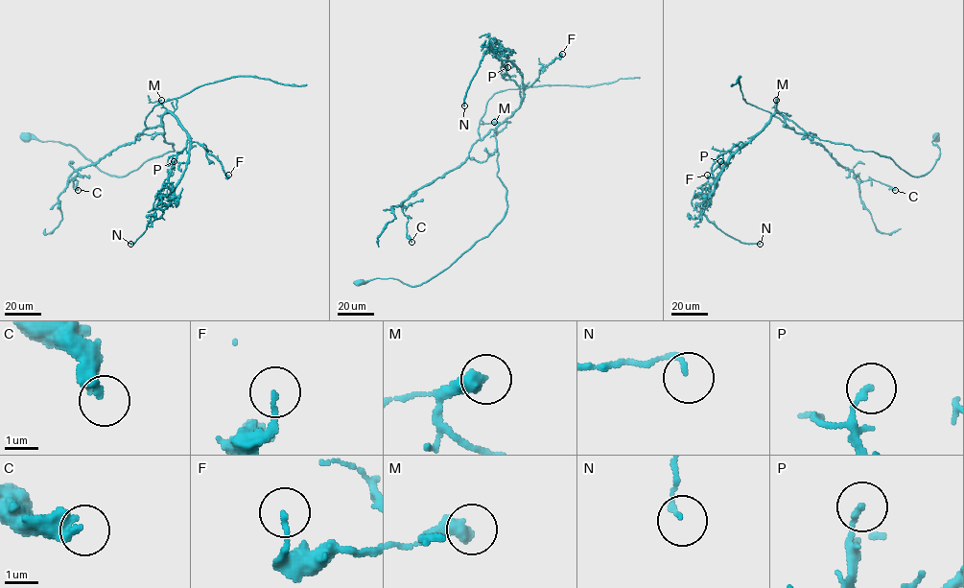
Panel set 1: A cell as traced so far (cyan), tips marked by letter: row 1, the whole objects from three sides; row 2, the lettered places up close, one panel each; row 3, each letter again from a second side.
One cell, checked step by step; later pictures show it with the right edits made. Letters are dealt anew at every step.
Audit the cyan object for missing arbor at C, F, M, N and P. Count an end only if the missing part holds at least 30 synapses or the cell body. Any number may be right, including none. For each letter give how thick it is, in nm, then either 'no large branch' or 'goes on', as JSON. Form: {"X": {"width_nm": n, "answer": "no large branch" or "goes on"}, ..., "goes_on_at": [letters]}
{"C": {"width_nm": 360, "answer": "no large branch"}, "F": {"width_nm": 140, "answer": "no large branch"}, "M": {"width_nm": 480, "answer": "no large branch"}, "N": {"width_nm": 150, "answer": "no large branch"}, "P": {"width_nm": 180, "answer": "no large branch"}, "goes_on_at": []}

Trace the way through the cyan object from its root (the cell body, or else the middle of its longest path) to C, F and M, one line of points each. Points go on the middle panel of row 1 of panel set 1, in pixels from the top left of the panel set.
C: (360, 281), (419, 285), (489, 234), (507, 208), (495, 129), (458, 167), (402, 201), (411, 242)
F: (360, 281), (419, 285), (489, 234), (507, 208), (495, 129), (562, 54)
M: (360, 281), (426, 282), (503, 219), (506, 190), (497, 176), (495, 133), (500, 123), (494, 122)

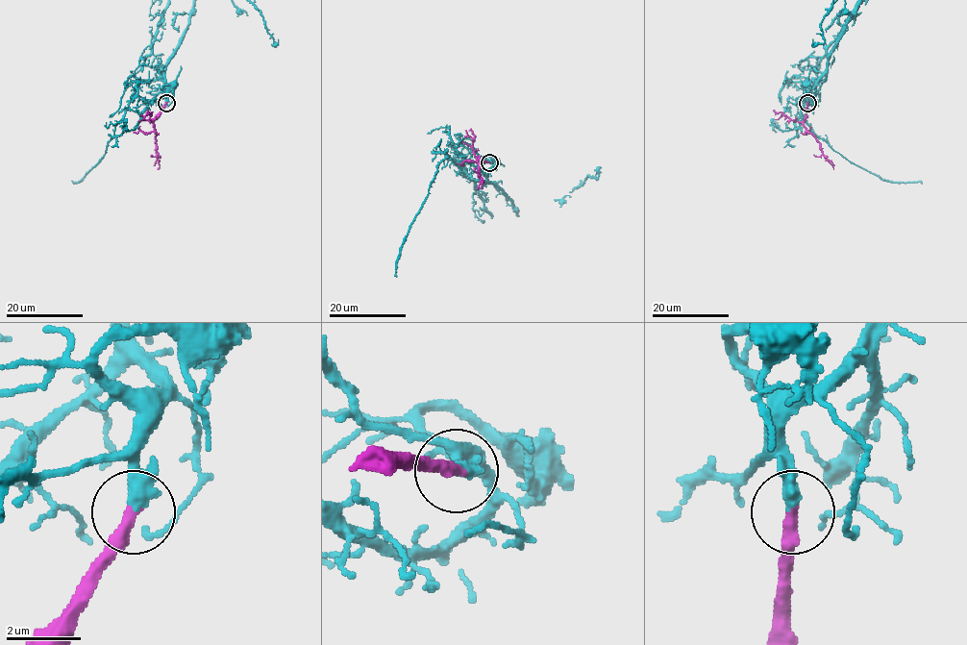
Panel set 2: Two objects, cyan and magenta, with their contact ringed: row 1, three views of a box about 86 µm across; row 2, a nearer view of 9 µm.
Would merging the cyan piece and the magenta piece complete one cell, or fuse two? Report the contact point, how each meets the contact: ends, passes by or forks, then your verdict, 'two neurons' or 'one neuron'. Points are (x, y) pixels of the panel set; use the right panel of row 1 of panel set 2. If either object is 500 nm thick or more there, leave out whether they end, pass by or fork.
place (807, 103); cyan ends; magenta ends; one neuron

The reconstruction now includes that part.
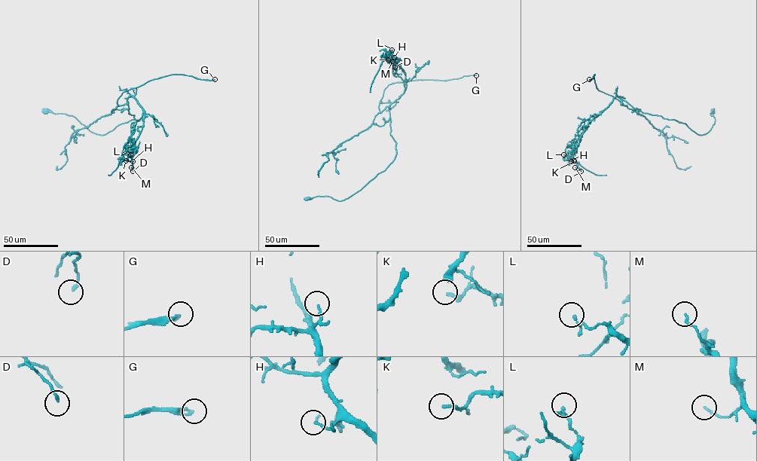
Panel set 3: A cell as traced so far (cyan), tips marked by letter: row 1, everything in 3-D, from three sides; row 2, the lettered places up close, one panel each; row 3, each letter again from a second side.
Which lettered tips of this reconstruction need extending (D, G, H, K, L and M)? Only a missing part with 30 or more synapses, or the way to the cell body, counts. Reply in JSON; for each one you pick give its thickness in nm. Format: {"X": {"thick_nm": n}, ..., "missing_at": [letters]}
{"G": {"thick_nm": 240}, "missing_at": ["G"]}

